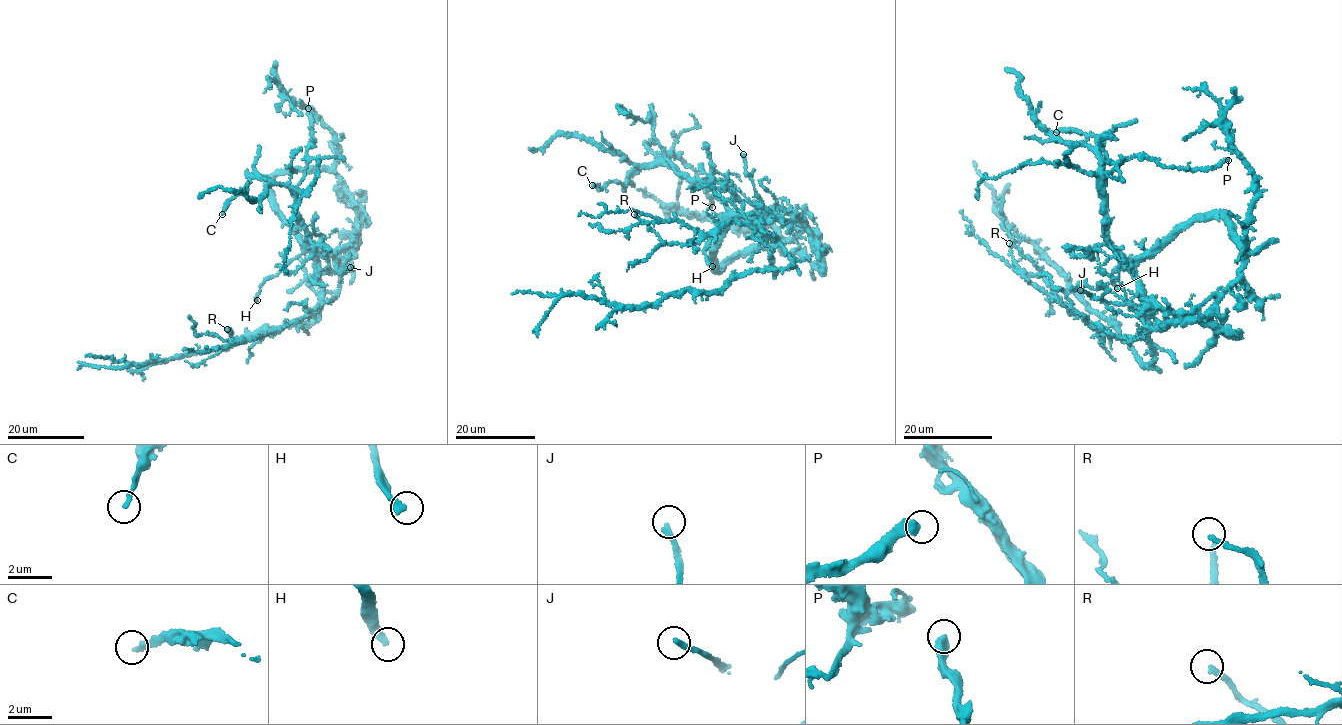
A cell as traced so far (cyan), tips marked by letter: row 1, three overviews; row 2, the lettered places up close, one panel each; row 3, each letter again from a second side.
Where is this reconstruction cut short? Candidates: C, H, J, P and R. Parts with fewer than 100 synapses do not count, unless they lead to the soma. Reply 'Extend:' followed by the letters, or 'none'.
Extend: H

